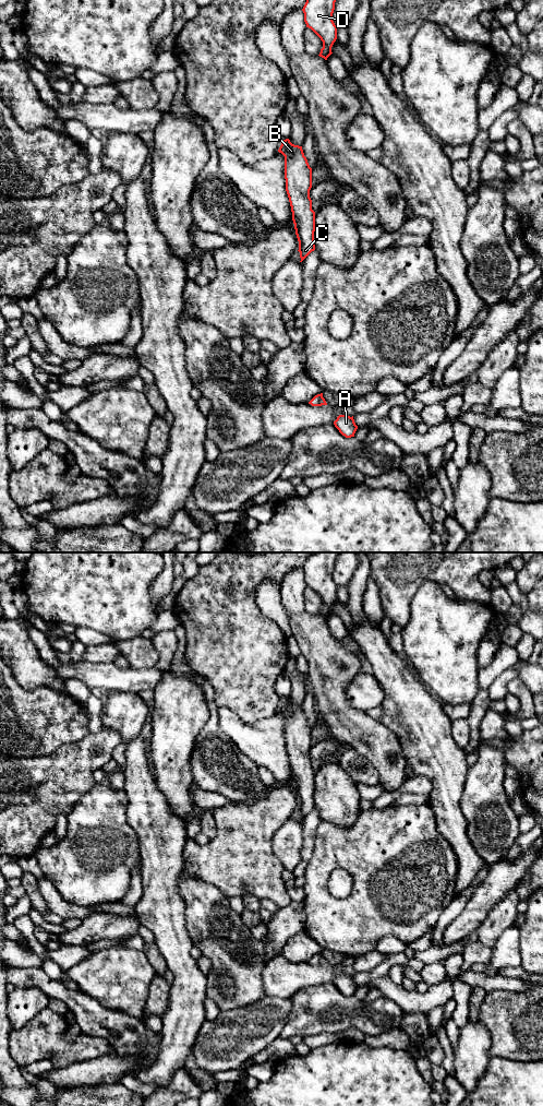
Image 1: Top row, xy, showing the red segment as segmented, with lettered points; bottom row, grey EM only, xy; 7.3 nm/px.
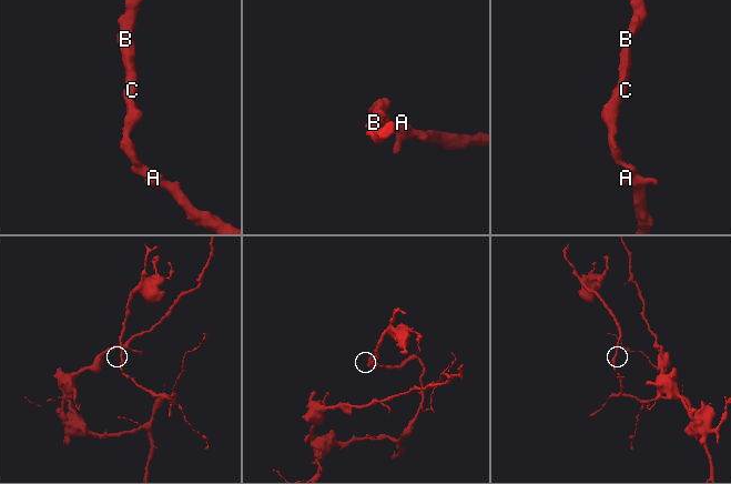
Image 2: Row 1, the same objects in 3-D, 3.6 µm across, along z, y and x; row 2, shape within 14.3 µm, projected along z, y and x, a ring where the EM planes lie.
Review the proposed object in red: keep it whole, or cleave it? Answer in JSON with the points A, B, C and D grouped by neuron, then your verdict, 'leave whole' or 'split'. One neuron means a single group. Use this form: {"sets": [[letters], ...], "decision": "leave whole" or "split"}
{"sets": [["A", "B", "C", "D"]], "decision": "leave whole"}

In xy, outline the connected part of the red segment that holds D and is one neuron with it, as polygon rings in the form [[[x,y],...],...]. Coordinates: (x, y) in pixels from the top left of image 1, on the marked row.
[[[306,0],[302,11],[306,27],[311,28],[323,41],[319,57],[327,60],[337,39],[337,26],[333,21],[336,0]]]

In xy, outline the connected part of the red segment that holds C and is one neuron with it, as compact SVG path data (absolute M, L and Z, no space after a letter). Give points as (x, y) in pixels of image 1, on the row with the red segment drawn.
M289 139L282 141L278 152L285 156L286 191L299 241L300 262L302 262L315 250L315 212L312 210L310 198L312 168L304 156L302 146L292 144Z

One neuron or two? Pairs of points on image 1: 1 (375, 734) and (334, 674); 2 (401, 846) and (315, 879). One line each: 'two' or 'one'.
1: one
2: one

